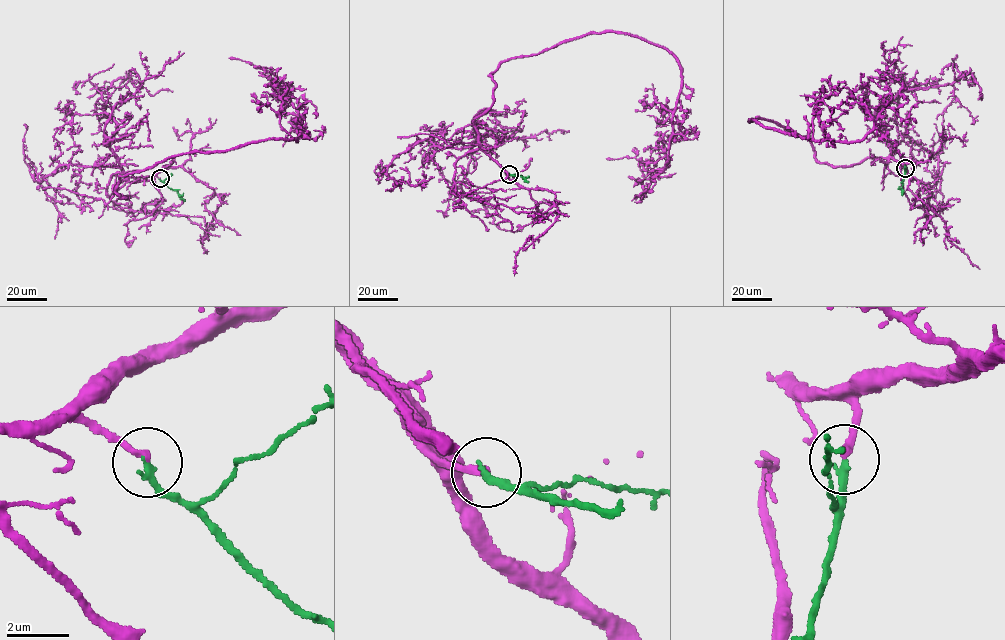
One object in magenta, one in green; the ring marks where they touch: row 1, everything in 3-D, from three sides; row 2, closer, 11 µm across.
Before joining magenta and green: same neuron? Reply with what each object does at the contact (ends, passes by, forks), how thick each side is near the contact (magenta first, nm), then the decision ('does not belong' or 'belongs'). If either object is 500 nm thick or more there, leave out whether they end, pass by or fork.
magenta ends | green ends | 200/240 nm | belongs

